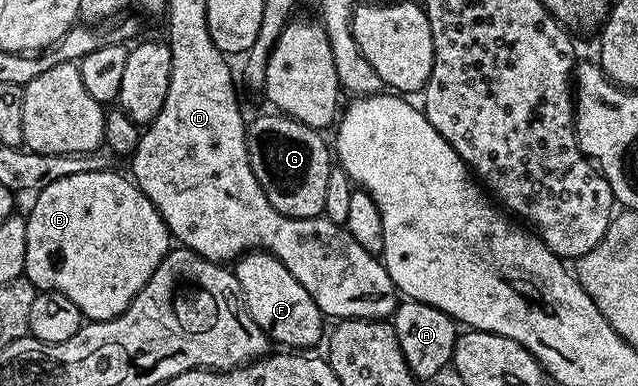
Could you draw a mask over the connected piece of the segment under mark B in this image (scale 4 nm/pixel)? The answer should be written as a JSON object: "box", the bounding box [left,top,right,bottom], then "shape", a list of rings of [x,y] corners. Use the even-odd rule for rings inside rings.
{"box":[23,169,173,321],"shape":[[[108,169],[106,171],[98,171],[97,173],[77,173],[73,177],[61,177],[61,181],[53,181],[53,185],[45,185],[45,189],[37,192],[34,196],[35,204],[32,205],[31,212],[26,212],[25,215],[27,220],[27,236],[25,237],[23,275],[39,291],[65,293],[65,297],[69,297],[69,301],[73,301],[73,305],[77,305],[77,309],[81,309],[84,320],[87,321],[116,319],[131,304],[131,299],[137,297],[137,293],[147,284],[149,277],[153,277],[157,265],[161,265],[161,261],[173,247],[173,236],[168,231],[165,221],[159,215],[159,210],[151,204],[149,197],[145,197],[145,193],[141,188],[136,187],[126,174],[123,175],[118,175],[115,169]]]}

